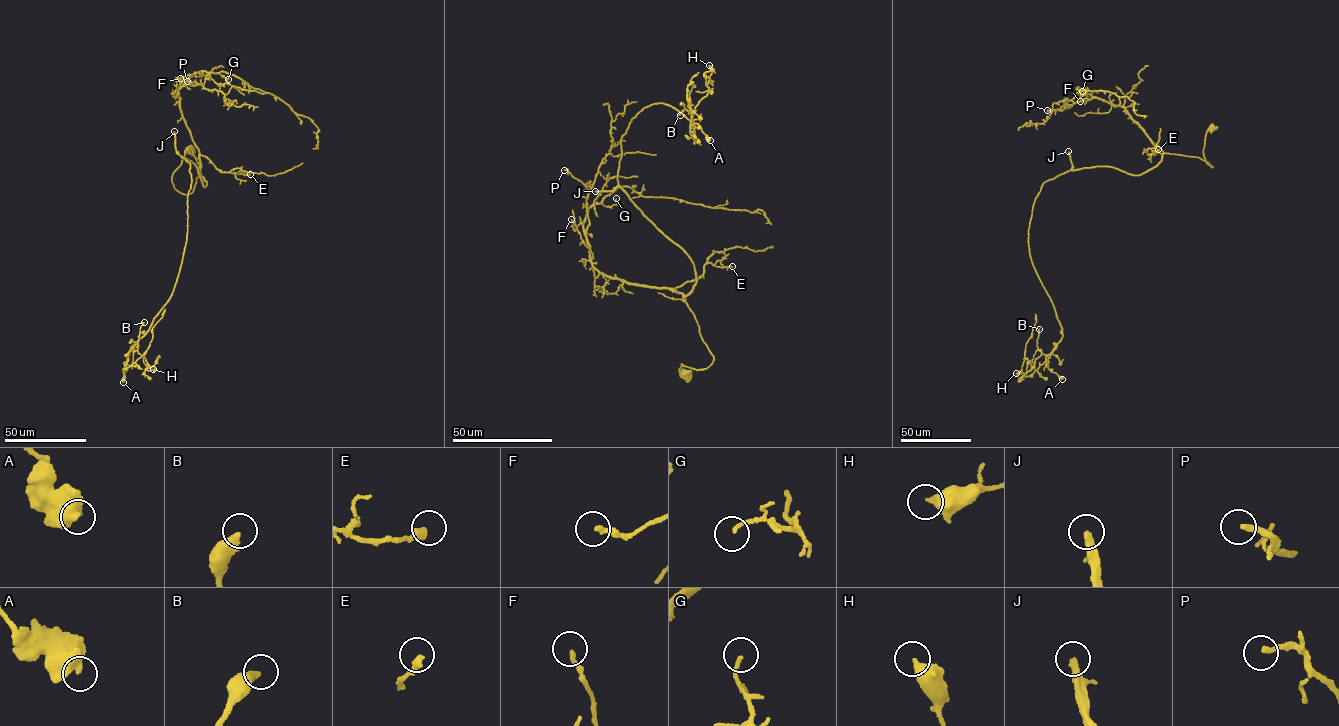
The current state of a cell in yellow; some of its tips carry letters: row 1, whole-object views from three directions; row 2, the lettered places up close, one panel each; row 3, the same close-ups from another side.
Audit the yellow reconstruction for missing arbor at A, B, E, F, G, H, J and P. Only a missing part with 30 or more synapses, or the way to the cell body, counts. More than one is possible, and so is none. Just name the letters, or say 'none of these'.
J

